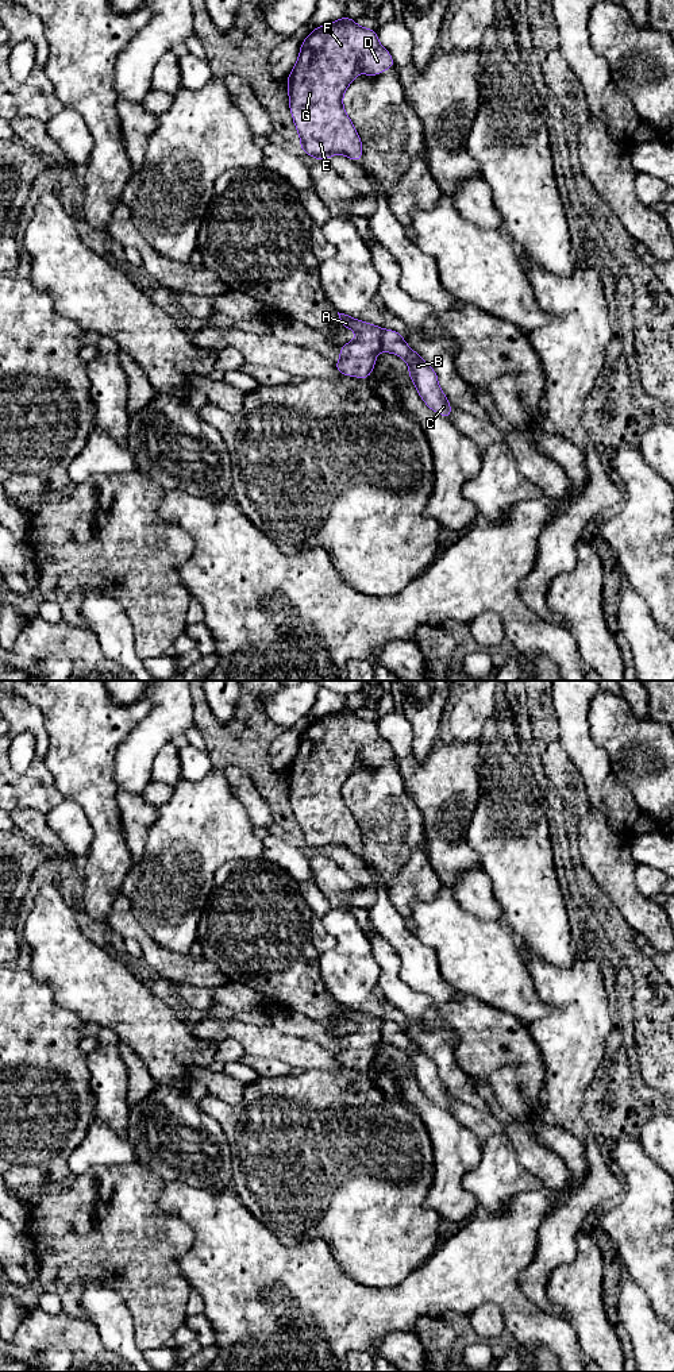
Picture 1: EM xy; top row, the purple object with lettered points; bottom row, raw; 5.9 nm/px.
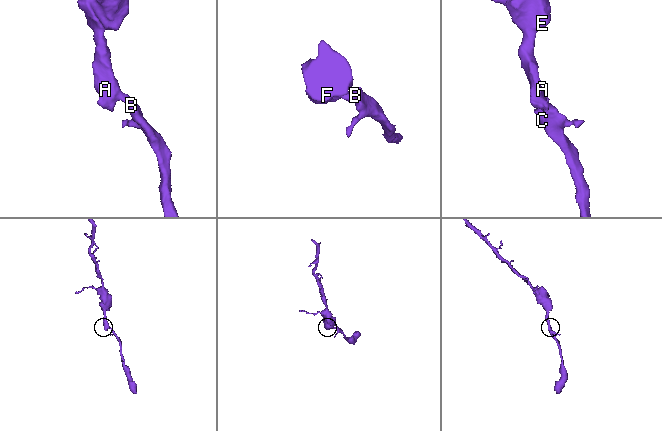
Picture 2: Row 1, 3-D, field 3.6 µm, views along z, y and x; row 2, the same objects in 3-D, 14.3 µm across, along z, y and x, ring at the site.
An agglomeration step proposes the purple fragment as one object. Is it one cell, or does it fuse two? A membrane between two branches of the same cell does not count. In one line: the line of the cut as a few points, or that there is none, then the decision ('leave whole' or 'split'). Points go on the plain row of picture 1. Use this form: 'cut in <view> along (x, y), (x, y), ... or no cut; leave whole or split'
cut in xy along (384, 1022), (380, 1031), (380, 1041); split

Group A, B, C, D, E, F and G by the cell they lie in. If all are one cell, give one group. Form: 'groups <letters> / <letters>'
groups A D E F G / B C

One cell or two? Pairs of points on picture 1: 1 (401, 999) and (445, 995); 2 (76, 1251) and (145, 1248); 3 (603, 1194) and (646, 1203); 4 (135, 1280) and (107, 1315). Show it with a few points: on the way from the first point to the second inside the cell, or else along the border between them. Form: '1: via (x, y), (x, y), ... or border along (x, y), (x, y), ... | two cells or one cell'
1: border along (403, 982), (430, 995), (436, 1002) | two cells
2: via (93, 1248), (127, 1248) | one cell
3: border along (621, 1178), (623, 1193), (607, 1206) | two cells
4: border along (93, 1282), (111, 1287), (122, 1298), (133, 1326) | two cells

